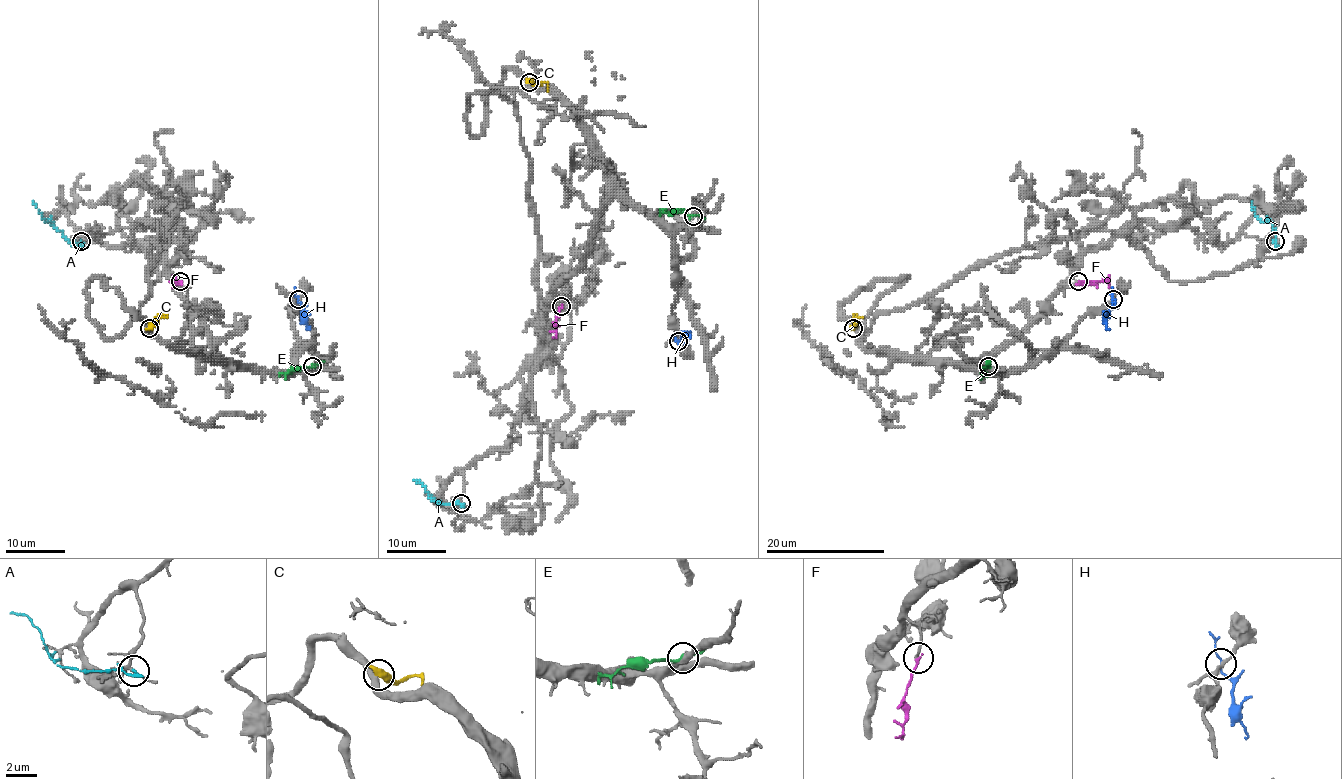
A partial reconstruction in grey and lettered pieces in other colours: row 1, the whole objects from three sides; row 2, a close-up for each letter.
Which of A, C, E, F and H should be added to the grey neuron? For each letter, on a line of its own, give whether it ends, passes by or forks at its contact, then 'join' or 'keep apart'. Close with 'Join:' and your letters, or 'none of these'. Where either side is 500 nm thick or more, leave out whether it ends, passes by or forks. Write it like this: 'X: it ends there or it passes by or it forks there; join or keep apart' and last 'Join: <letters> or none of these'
A: it passes by; keep apart
C: keep apart
E: it passes by; keep apart
F: it ends there; join
H: it passes by; keep apart
Join: F

